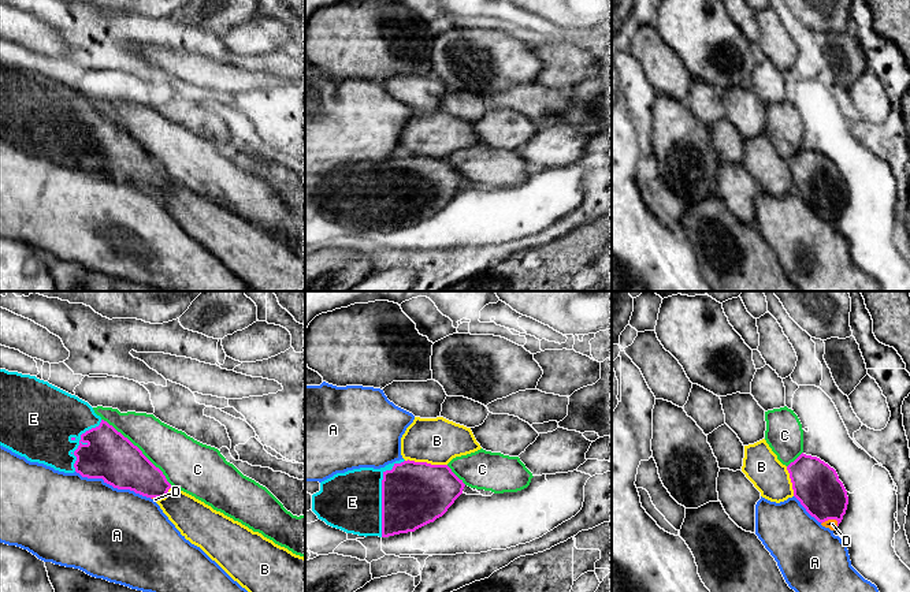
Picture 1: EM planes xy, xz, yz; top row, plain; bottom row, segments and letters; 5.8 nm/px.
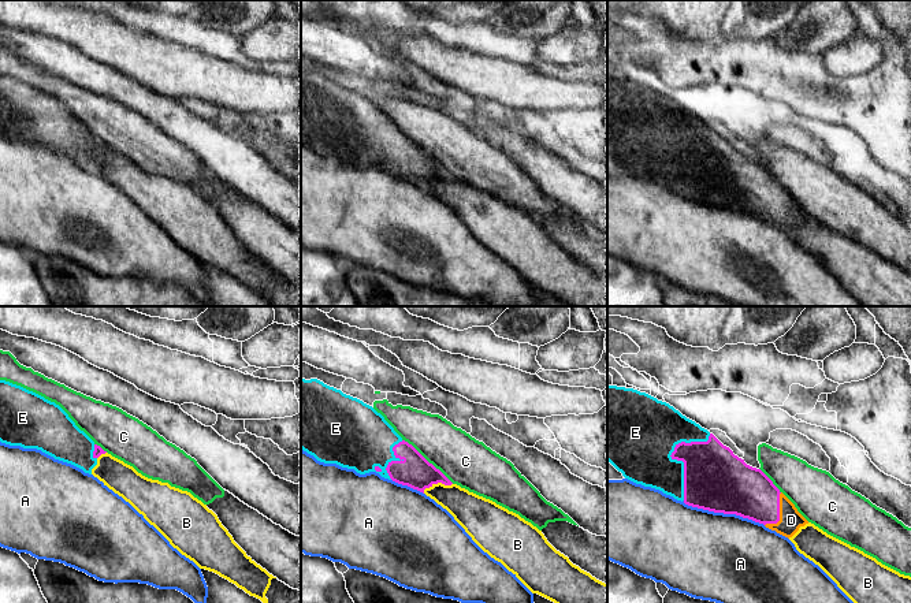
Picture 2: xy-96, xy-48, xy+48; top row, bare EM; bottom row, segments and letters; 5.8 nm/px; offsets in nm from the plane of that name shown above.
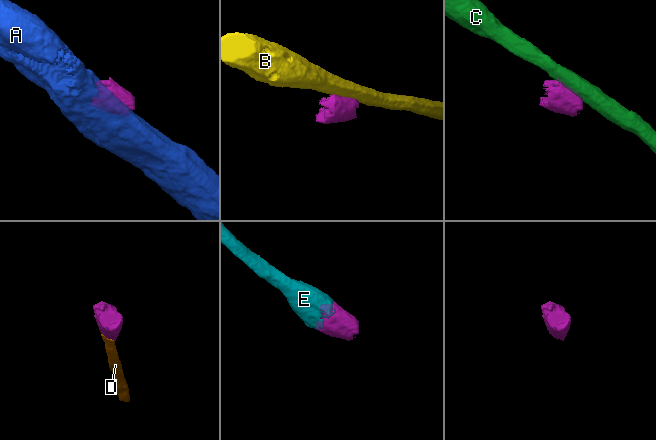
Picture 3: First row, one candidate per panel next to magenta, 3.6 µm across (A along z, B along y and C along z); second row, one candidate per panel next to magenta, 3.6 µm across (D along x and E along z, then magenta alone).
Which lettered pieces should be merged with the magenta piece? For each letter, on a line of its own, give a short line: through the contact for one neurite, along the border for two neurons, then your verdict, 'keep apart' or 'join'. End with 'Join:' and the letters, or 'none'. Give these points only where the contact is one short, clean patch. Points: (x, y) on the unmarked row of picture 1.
A: keep apart
B: keep apart
C: keep apart
D: yz (816, 178), (827, 194), (829, 212), (832, 218) | join
E: join
Join: D, E

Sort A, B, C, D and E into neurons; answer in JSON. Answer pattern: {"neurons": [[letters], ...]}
{"neurons": [["A"], ["B"], ["C"], ["D", "E"]]}

